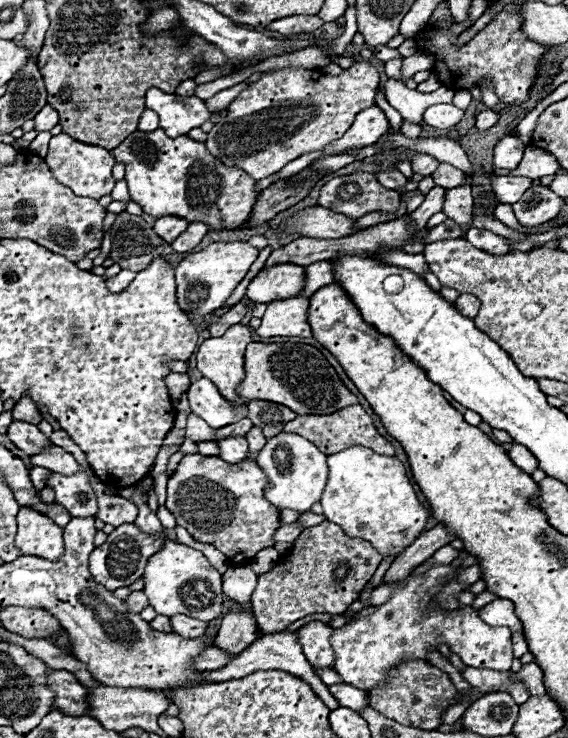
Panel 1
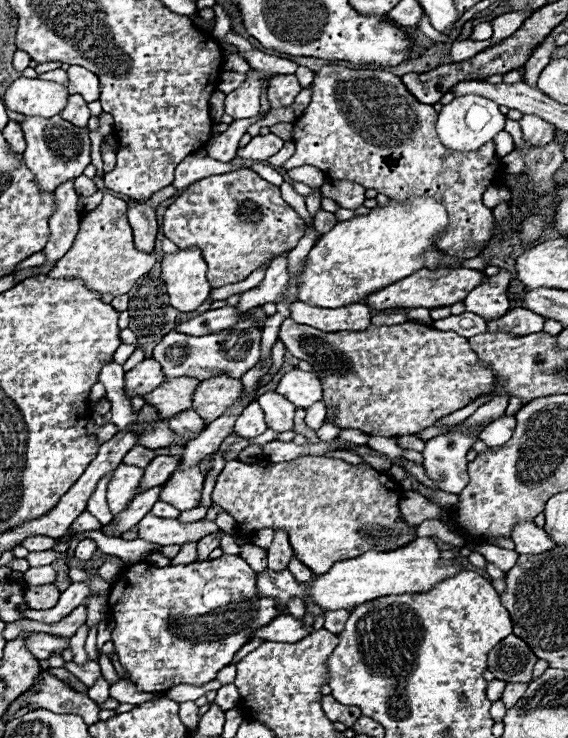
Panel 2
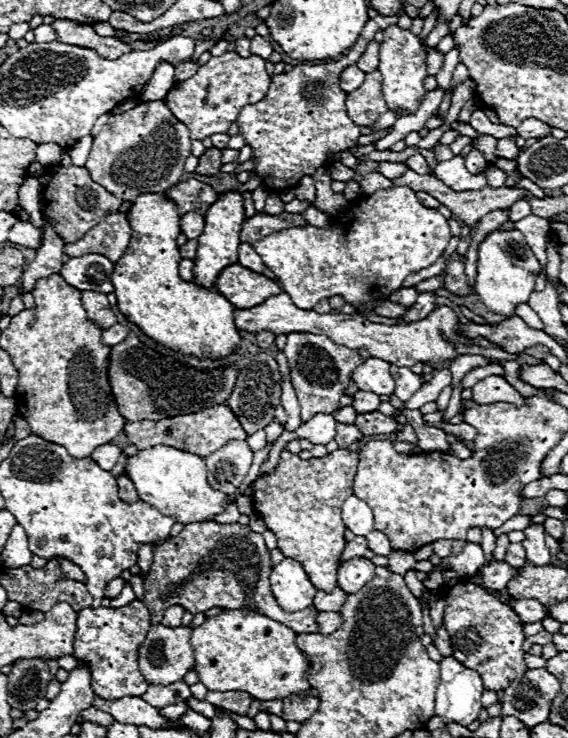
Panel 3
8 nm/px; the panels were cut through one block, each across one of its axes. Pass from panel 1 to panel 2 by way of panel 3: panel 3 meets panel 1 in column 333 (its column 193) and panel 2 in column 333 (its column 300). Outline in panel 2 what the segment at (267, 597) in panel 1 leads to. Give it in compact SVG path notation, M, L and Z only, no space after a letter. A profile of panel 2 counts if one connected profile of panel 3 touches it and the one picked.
M328 610L326 612L326 624L324 624L324 628L334 632L334 634L340 634L344 630L344 626L346 626L348 616L350 616L348 610Z

